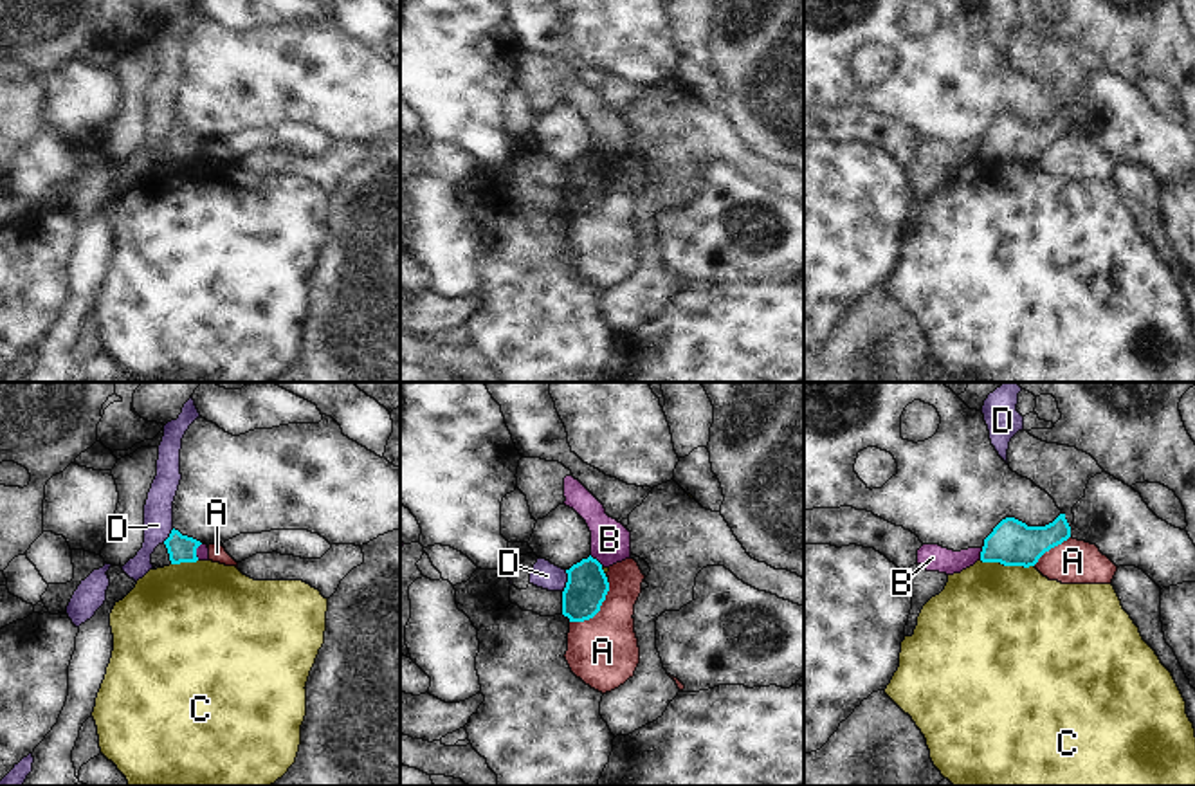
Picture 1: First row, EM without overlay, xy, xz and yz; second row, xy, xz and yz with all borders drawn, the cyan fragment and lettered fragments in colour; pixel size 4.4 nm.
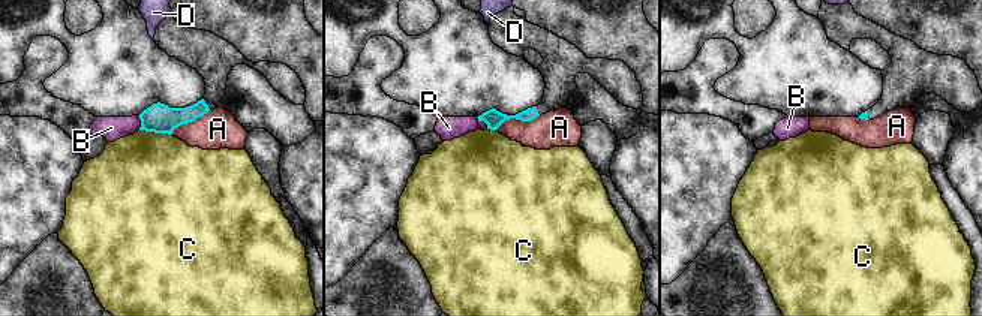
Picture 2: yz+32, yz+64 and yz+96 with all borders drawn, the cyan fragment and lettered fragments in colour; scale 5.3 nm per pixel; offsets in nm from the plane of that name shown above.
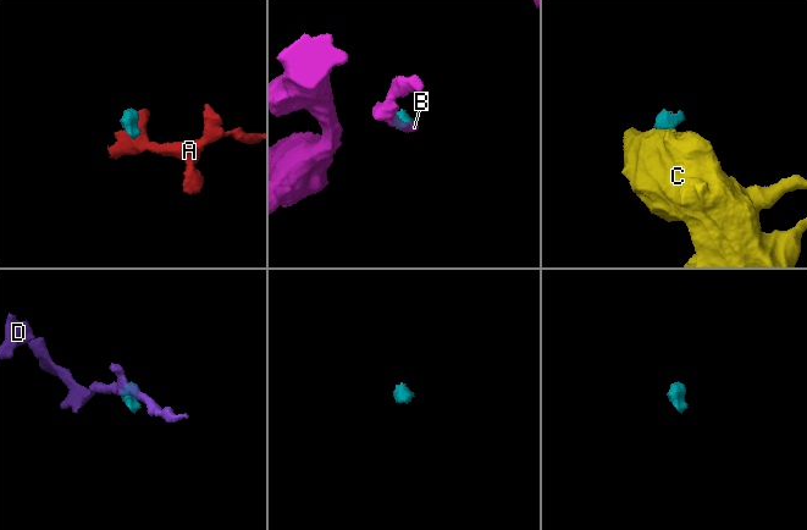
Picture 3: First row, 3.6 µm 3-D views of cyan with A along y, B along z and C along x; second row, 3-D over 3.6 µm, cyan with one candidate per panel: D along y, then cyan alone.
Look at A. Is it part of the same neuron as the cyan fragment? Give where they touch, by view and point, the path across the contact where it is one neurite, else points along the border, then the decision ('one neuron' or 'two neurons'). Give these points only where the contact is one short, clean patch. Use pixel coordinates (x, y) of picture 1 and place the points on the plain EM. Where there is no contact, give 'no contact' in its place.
contact xz (597, 208); border xz (610, 179), (601, 204), (588, 215), (570, 219); two neurons

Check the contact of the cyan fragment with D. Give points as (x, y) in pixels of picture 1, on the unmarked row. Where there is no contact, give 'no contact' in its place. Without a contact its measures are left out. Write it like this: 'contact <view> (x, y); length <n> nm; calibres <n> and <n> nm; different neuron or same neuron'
contact xz (568, 177); length 110 nm; calibres 190 and 120 nm; different neuron

